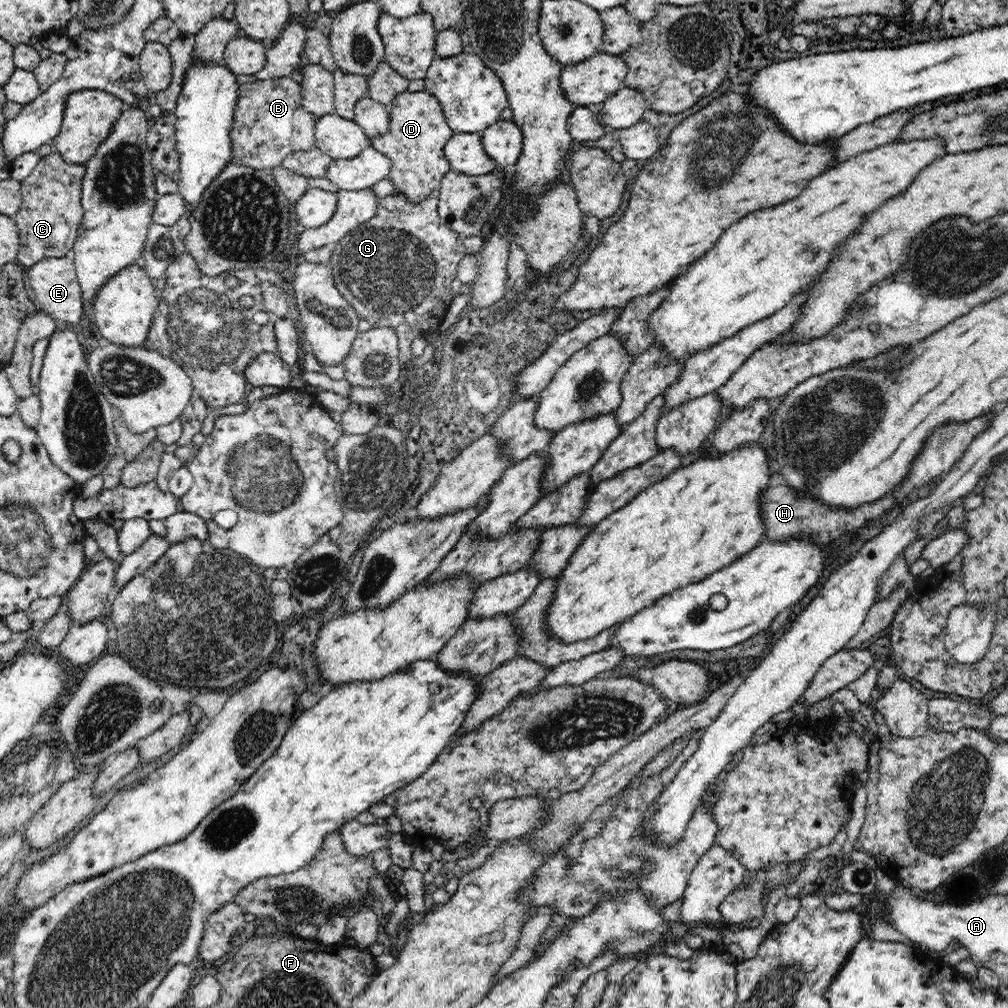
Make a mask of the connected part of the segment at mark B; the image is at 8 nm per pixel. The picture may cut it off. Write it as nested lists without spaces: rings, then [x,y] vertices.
[[[292,78],[259,80],[254,84],[242,84],[238,88],[240,98],[232,127],[232,151],[234,162],[256,170],[271,170],[283,164],[284,158],[294,152],[310,152],[316,148],[315,126],[317,117],[302,107],[302,86]]]

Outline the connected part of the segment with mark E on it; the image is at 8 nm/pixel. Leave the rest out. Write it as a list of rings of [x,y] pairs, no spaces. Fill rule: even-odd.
[[[67,257],[47,258],[29,267],[25,277],[36,296],[36,306],[45,310],[54,320],[78,324],[82,316],[82,289],[76,276],[74,261]]]

